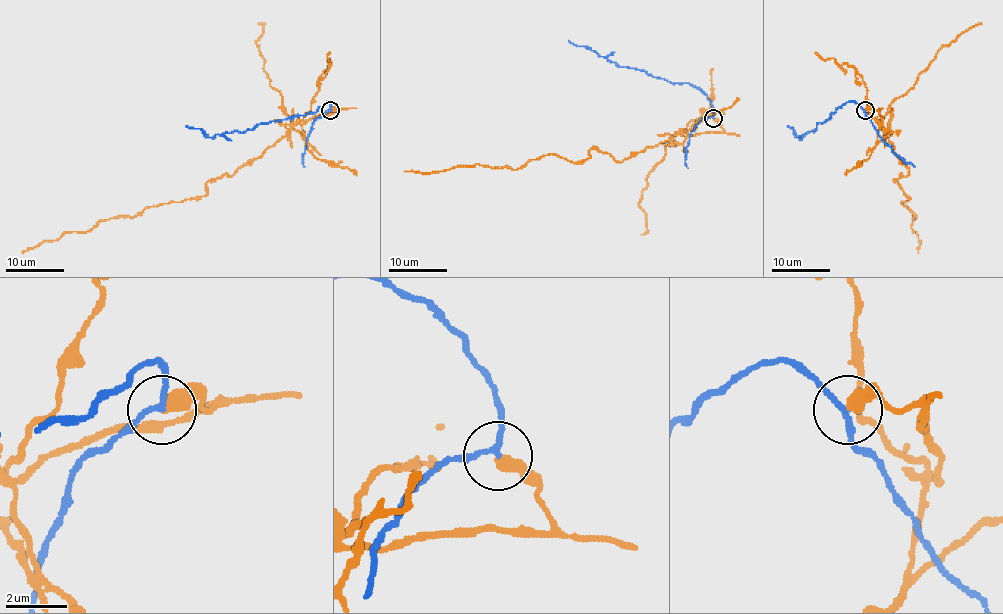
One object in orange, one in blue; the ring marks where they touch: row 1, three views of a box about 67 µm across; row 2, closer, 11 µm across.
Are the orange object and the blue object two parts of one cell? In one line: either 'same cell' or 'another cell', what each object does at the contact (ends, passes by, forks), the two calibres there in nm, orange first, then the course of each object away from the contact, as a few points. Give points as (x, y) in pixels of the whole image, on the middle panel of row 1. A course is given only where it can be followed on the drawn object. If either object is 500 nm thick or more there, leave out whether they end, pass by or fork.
another cell; orange ends; blue passes by; calibres 480 and 150 nm; course orange (713, 118), (722, 133), (677, 134), (617, 162), (592, 149), (576, 162), (548, 153), (516, 169), (404, 171); course blue (713, 118), (711, 102), (698, 87), (688, 83), (672, 83), (622, 67), (569, 40)

